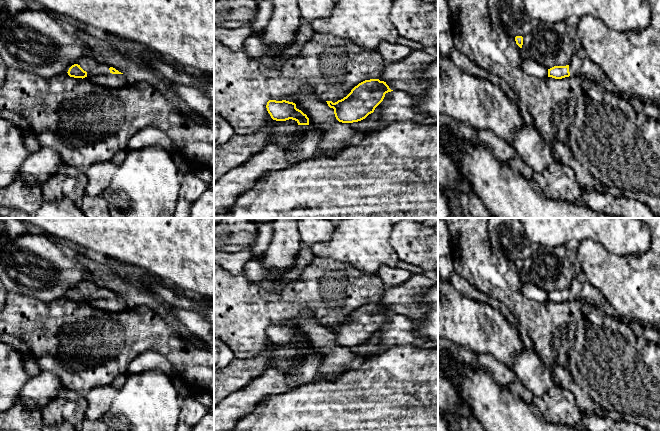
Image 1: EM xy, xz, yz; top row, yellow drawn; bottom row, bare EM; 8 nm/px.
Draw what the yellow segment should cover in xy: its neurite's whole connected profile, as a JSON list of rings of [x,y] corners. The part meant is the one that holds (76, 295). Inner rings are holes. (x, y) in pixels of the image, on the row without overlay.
[[[78,288],[72,289],[69,292],[67,297],[70,301],[74,301],[74,302],[82,302],[83,303],[83,302],[87,301],[87,296],[84,295]]]

